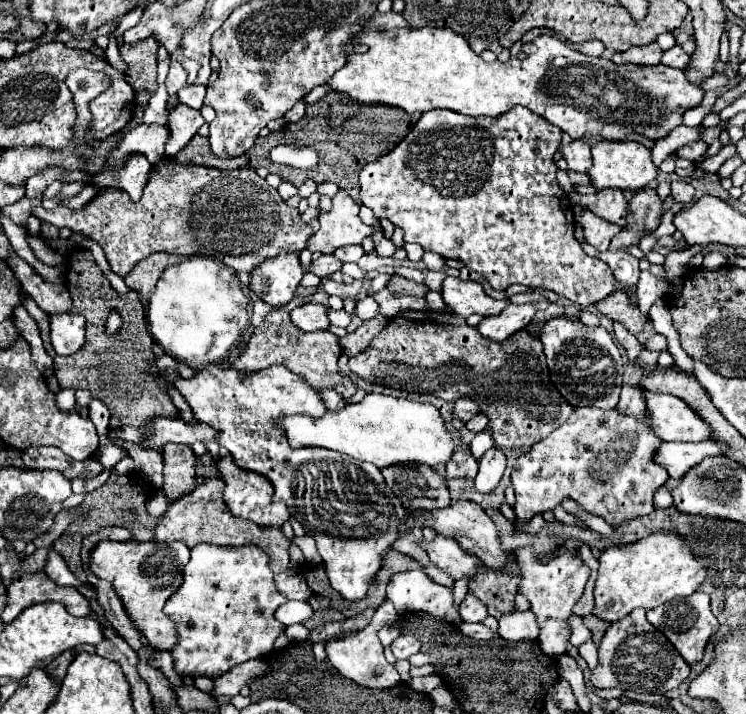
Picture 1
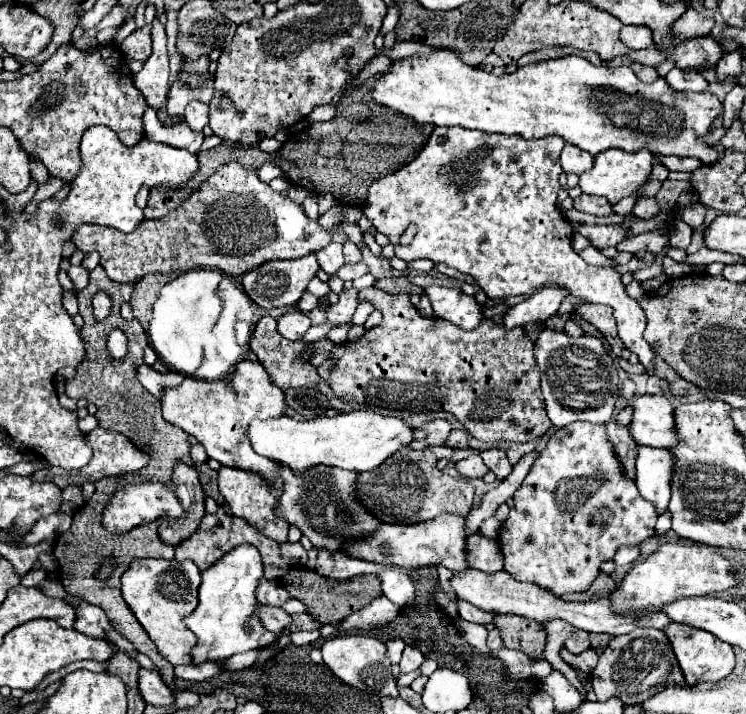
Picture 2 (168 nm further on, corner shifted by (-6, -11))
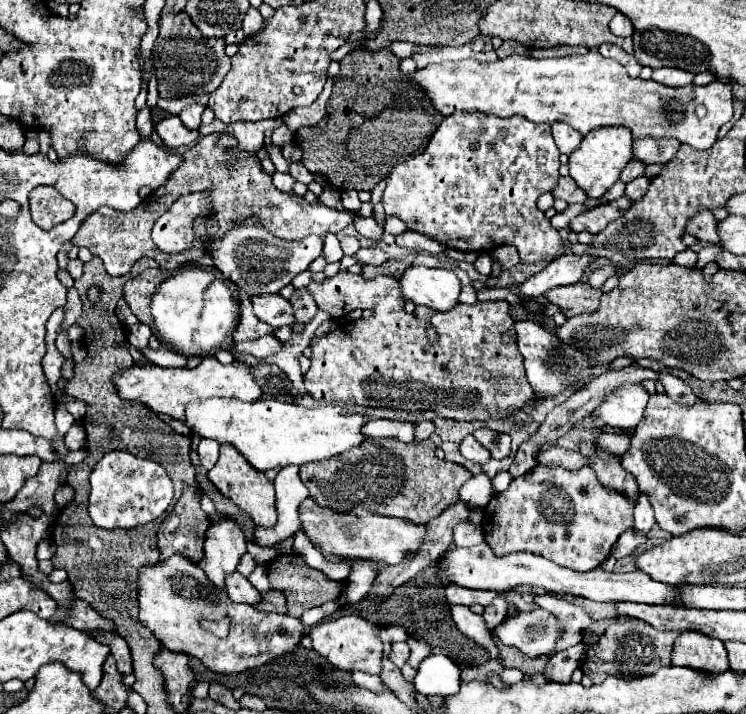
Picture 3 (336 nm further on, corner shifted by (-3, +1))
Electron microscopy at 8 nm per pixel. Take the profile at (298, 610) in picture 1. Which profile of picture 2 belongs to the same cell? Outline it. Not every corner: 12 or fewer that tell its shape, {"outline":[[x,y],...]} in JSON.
{"outline":[[264,606],[260,610],[262,624],[270,632],[286,632],[292,616],[282,608]]}

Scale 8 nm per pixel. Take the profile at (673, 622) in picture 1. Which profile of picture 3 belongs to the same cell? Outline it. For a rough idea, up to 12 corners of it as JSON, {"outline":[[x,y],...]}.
{"outline":[[681,632],[673,666],[729,670],[725,646],[701,632]]}

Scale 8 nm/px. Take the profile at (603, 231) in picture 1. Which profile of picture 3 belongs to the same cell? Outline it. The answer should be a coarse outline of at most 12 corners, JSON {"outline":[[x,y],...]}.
{"outline":[[617,202],[571,218],[573,232],[597,234],[623,210]]}

